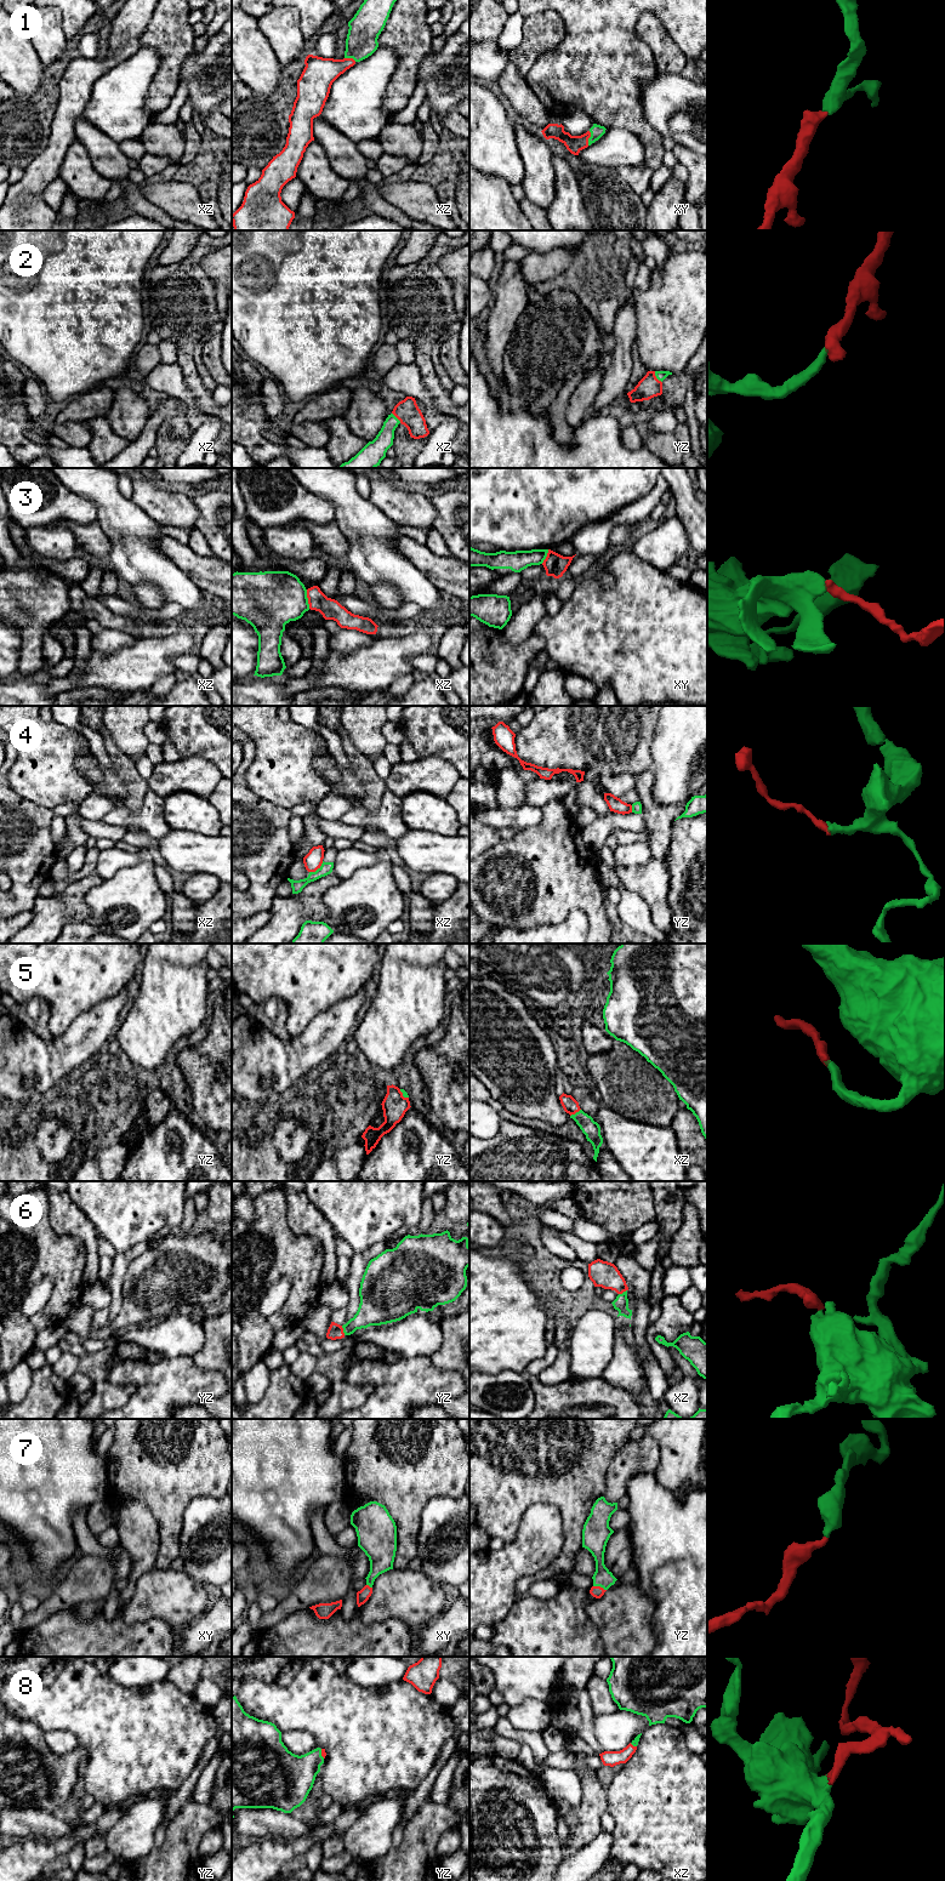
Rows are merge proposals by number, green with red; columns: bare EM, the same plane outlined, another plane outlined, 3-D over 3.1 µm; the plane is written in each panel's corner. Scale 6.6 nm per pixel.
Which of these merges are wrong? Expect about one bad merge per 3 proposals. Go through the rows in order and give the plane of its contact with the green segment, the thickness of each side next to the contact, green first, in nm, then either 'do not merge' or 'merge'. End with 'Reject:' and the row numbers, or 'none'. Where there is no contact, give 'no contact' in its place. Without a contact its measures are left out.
1: contact in xy; calibres 90 and 110 nm; merge
2: contact in yz; calibres 60 and 150 nm; merge
3: contact in xz; calibres 380 and 140 nm; do not merge
4: contact in xz; calibres 80 and 120 nm; do not merge
5: contact in xz; calibres 110 and 100 nm; merge
6: contact in yz; calibres 200 and 100 nm; merge
7: contact in yz; calibres 120 and 80 nm; merge
8: contact in yz; calibres 300 and 30 nm; merge
Reject: 3, 4

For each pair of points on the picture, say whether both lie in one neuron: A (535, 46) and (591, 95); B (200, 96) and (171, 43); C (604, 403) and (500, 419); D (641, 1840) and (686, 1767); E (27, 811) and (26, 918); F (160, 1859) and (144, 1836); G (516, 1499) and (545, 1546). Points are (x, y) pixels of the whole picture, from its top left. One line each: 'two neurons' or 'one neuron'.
A: two neurons
B: two neurons
C: two neurons
D: one neuron
E: two neurons
F: two neurons
G: two neurons

